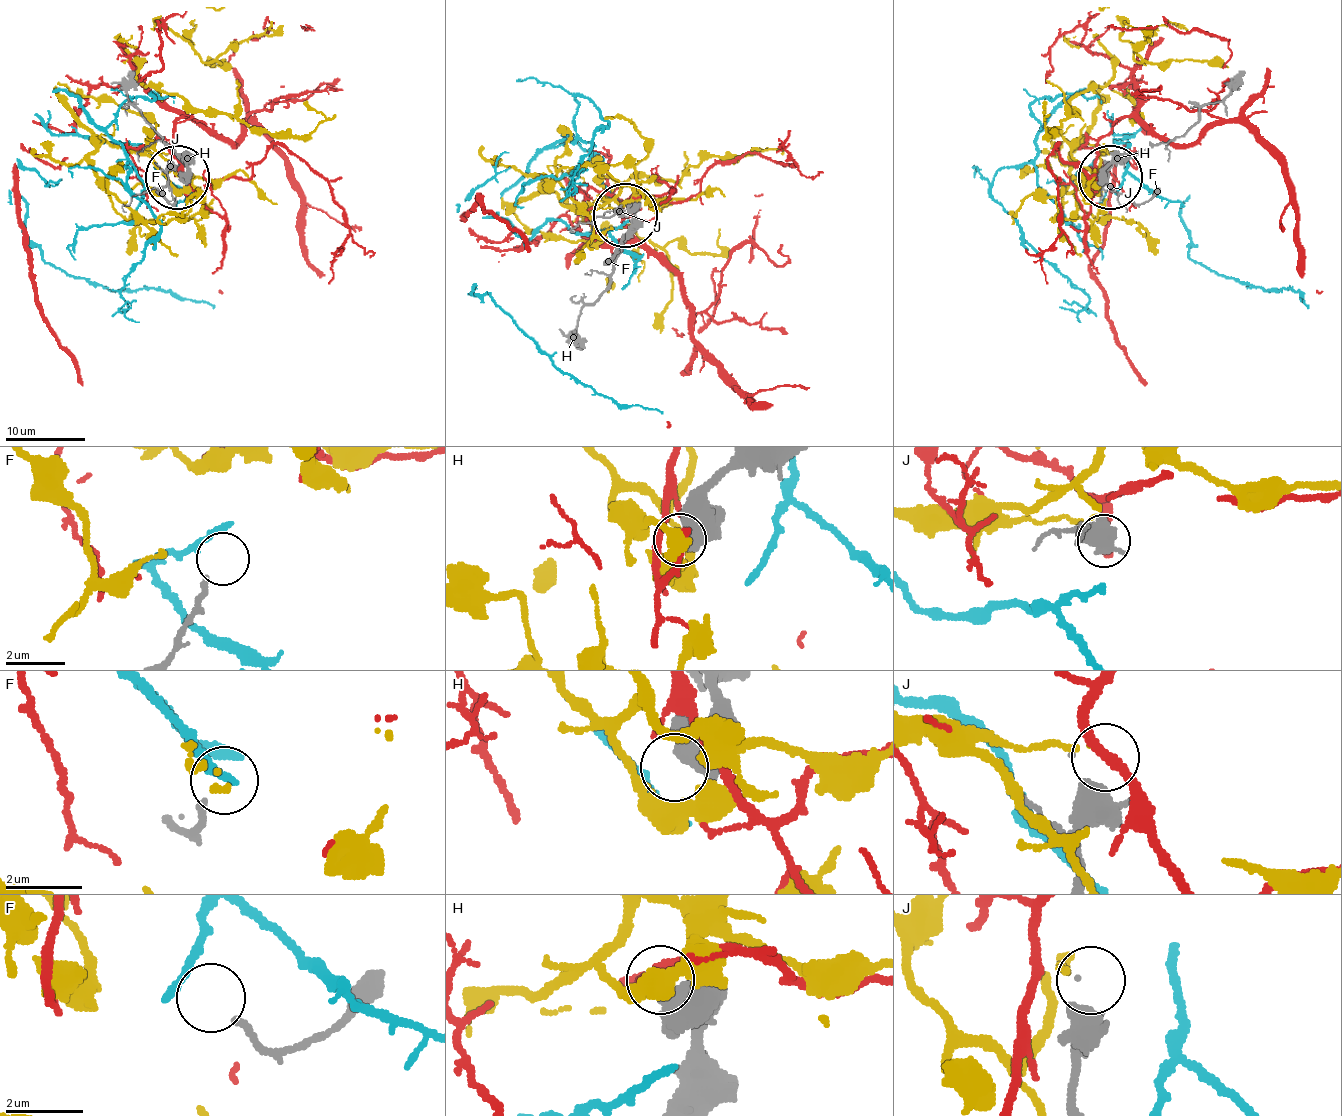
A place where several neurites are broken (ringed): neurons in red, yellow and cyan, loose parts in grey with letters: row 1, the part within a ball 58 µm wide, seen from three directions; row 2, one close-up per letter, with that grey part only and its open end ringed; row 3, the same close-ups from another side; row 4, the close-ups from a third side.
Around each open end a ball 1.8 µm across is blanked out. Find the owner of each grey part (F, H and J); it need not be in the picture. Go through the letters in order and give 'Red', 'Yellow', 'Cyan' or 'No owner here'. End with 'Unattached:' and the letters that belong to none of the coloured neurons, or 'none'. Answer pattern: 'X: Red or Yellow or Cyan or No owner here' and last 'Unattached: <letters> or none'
F: No owner here
H: No owner here
J: No owner here
Unattached: F, H, J

